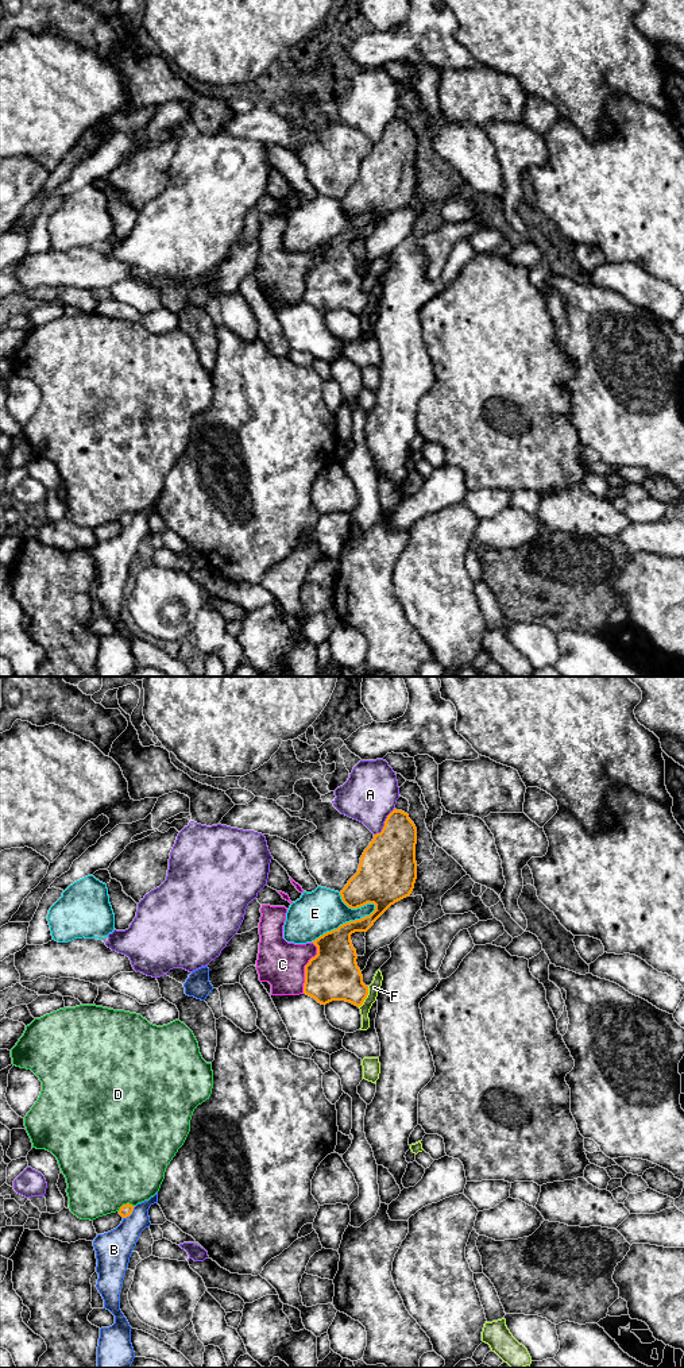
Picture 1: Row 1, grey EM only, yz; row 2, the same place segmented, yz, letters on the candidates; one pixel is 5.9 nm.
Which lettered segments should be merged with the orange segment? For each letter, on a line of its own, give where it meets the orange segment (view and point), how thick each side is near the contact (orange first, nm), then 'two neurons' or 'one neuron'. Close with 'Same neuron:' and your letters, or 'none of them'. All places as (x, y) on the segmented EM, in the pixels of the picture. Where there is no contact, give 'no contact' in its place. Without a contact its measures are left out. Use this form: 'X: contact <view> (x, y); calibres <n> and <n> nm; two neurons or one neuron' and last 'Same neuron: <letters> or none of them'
A: contact yz (385, 824); calibres 340 and 320 nm; two neurons
B: contact yz (130, 1214); calibres 80 and 220 nm; two neurons
C: contact yz (305, 967); calibres 300 and 280 nm; two neurons
D: contact yz (127, 1203); calibres 80 and 500 nm; two neurons
E: contact yz (346, 923); calibres 260 and 260 nm; two neurons
F: contact yz (366, 997); calibres 300 and 70 nm; two neurons
Same neuron: none of them

